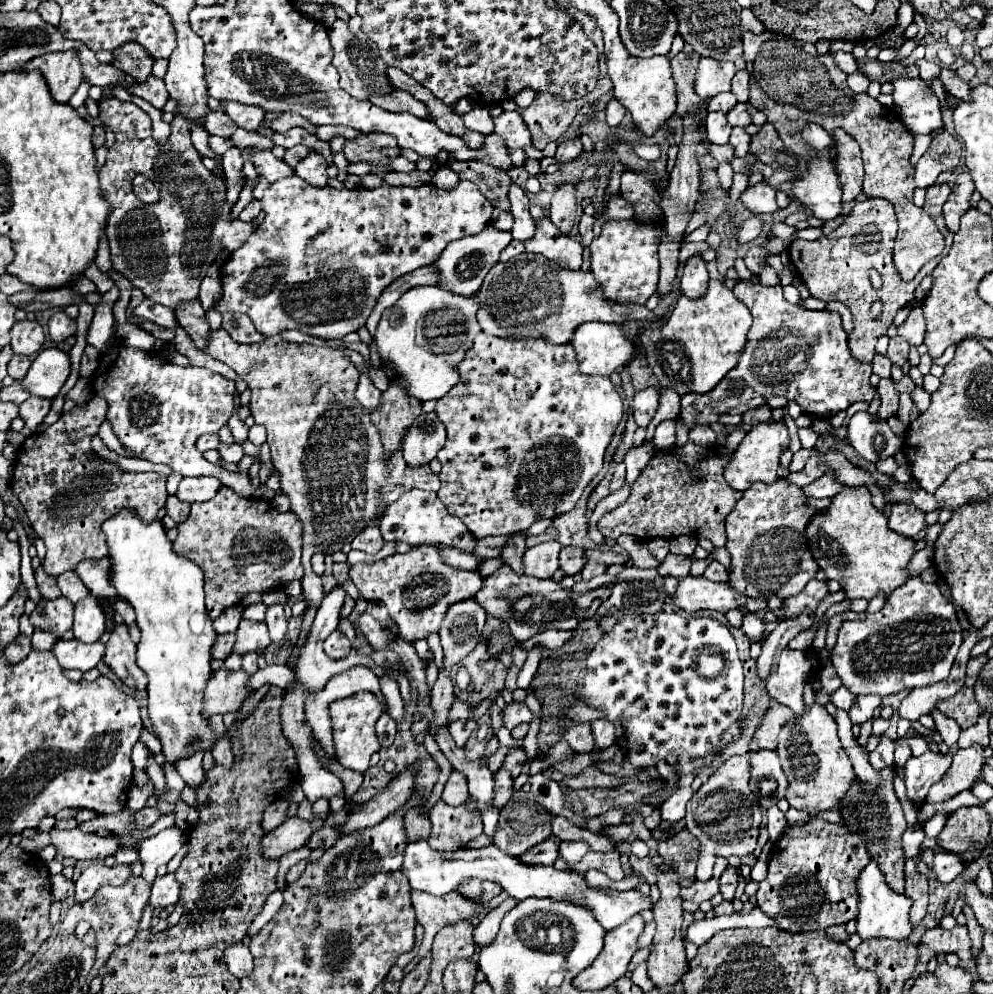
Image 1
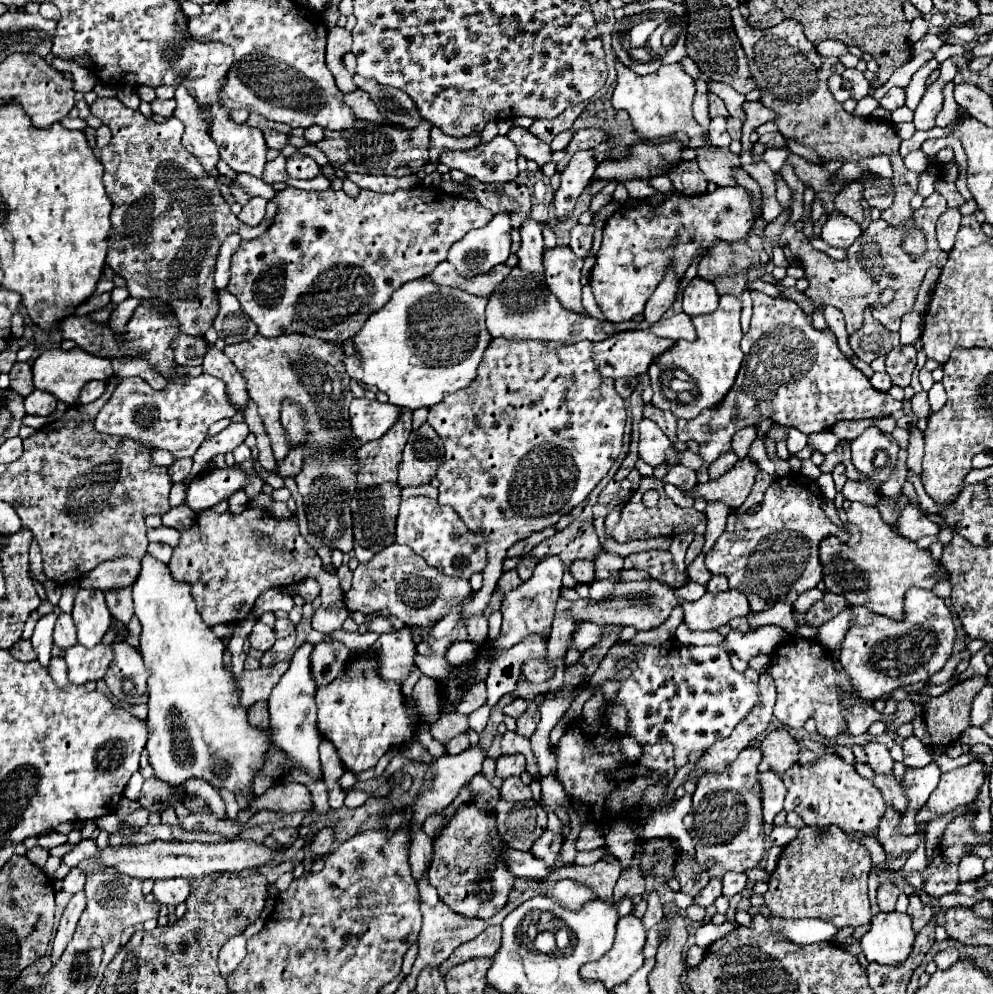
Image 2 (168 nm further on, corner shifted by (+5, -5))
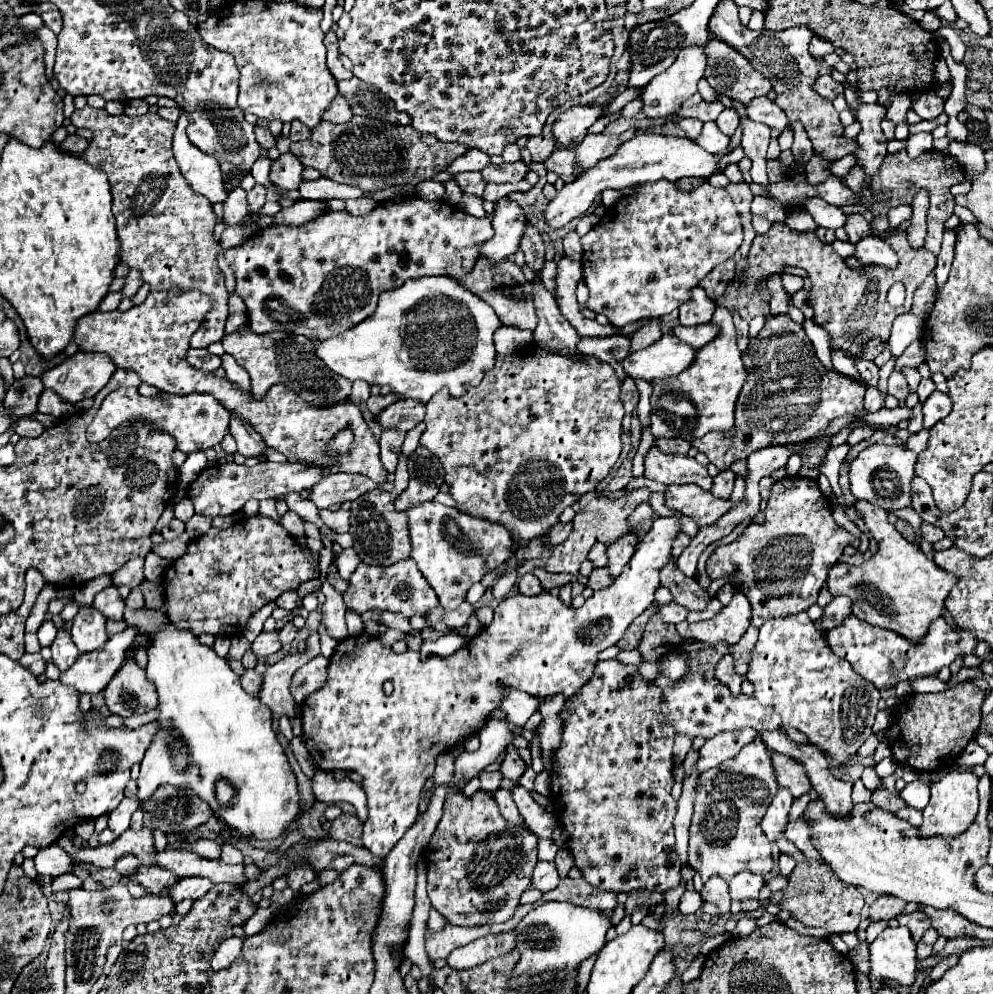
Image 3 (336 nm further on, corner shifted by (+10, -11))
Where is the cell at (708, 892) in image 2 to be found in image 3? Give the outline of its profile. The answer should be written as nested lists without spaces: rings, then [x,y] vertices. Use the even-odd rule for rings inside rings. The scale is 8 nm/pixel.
[[[711,876],[703,890],[701,890],[701,896],[703,896],[703,902],[711,902],[711,904],[717,904],[721,908],[721,912],[729,912],[729,906],[731,906],[731,896],[729,896],[729,884],[721,878],[721,876]]]

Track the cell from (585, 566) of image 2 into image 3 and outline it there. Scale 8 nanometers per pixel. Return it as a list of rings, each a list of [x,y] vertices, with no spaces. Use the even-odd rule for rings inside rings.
[[[599,568],[599,570],[593,570],[593,572],[591,572],[587,586],[593,588],[593,590],[603,590],[603,588],[611,586],[613,580],[615,580],[615,578],[611,576],[611,572],[609,572],[607,568]]]

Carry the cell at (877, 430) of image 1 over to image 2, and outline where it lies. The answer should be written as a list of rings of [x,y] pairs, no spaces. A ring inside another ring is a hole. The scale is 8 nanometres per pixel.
[[[870,426],[852,440],[850,452],[856,470],[872,476],[878,484],[882,484],[896,464],[898,444],[890,434],[884,434],[880,428]]]

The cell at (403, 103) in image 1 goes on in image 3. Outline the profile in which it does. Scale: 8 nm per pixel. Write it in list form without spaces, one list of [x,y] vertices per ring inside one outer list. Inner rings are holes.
[[[337,94],[337,96],[333,98],[333,102],[327,106],[327,110],[323,112],[323,120],[335,122],[335,124],[347,122],[351,116],[353,116],[353,114],[351,114],[351,108],[347,106],[347,100],[345,100],[341,94]]]

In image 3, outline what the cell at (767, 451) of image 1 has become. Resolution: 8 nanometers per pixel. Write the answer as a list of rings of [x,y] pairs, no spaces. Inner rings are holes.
[[[667,486],[665,506],[693,518],[701,528],[713,526],[723,514],[731,510],[731,500],[719,500],[711,492],[699,490],[697,486]]]

